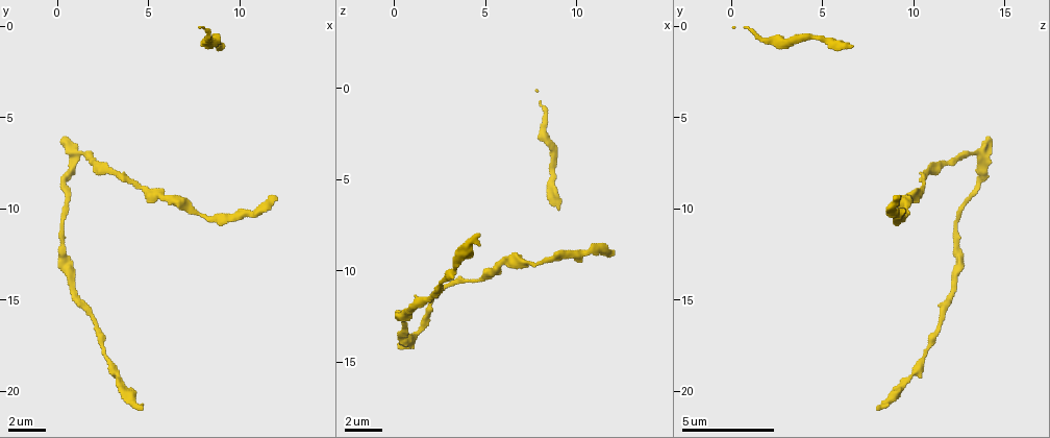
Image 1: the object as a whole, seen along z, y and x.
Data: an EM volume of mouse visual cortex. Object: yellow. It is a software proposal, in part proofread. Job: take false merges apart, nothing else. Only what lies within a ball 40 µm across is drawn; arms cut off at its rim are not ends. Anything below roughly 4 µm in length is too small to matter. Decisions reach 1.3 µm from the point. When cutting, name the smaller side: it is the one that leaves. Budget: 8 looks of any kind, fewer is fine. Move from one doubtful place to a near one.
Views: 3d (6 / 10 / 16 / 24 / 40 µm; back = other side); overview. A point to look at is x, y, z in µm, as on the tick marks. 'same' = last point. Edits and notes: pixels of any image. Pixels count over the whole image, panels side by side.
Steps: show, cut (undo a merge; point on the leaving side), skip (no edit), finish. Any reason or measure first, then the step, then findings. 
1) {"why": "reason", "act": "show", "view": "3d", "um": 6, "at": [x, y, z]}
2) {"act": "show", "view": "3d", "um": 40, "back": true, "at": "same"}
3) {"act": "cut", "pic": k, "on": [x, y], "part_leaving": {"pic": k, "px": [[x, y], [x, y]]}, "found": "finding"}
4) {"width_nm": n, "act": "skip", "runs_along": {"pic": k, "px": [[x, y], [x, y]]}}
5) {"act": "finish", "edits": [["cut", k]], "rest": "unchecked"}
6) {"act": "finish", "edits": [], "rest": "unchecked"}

{"why": "sudden change in width", "act": "show", "view": "3d", "um": 16, "at": [11.5, 9.6, 8.9]}

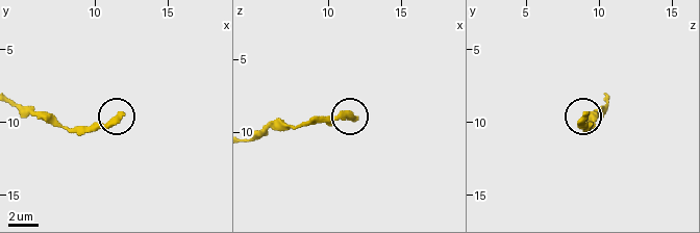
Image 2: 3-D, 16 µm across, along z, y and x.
{"act": "show", "view": "3d", "um": 16, "back": true, "at": "same"}

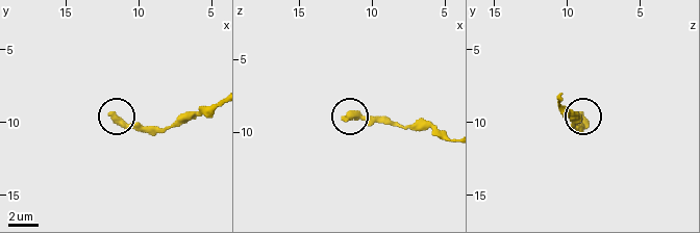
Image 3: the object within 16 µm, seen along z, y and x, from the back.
{"act": "skip", "runs_along": {"pic": 3, "px": [[206, 107], [158, 129], [132, 128], [119, 115]]}, "found": "one neuron here"}

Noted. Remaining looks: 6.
{"act": "show", "view": "3d", "um": 10, "at": [4.9, 9.1, 10.5]}

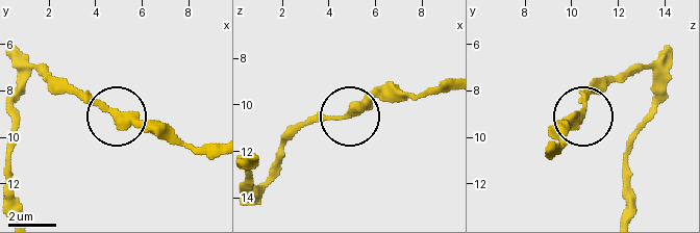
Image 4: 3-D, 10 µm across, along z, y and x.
{"act": "show", "view": "3d", "um": 10, "back": true, "at": [5.0, 9.0, 10.5]}

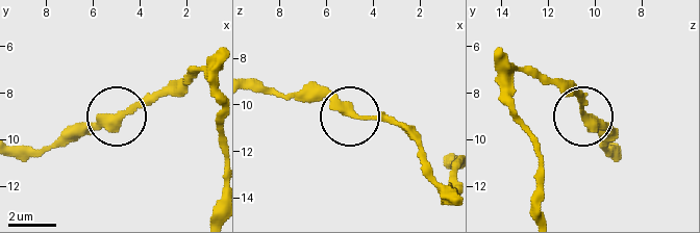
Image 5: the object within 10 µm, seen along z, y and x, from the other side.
{"width_nm": 340, "act": "skip", "runs_along": {"pic": 5, "px": [[344, 109], [355, 119], [401, 125]]}, "found": "one neuron here"}

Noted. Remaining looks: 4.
{"why": "sudden change in width", "act": "show", "view": "3d", "um": 10, "at": [0.4, 11.6, 12.4]}

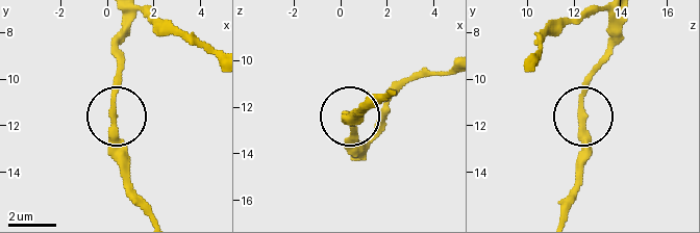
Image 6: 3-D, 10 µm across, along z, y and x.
{"act": "skip", "runs_along": {"pic": 6, "px": [[607, 19], [607, 54], [583, 102], [583, 178]]}, "found": "one neuron here"}

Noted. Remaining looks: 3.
{"why": "calibre changes", "act": "show", "view": "3d", "um": 10, "at": [3.0, 18.8, 10.2]}

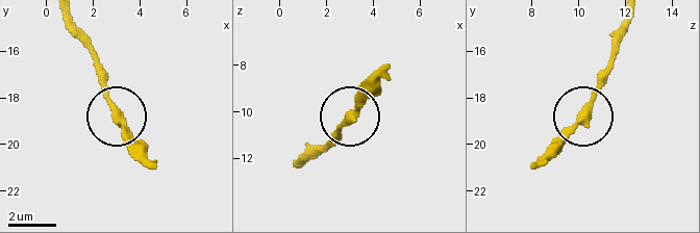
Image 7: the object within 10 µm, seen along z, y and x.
{"act": "skip", "runs_along": {"pic": 7, "px": [[628, 18], [603, 83], [535, 159]]}, "found": "continuous, no second neuron"}

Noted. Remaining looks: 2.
{"act": "finish", "edits": [], "rest": "unchecked"}

